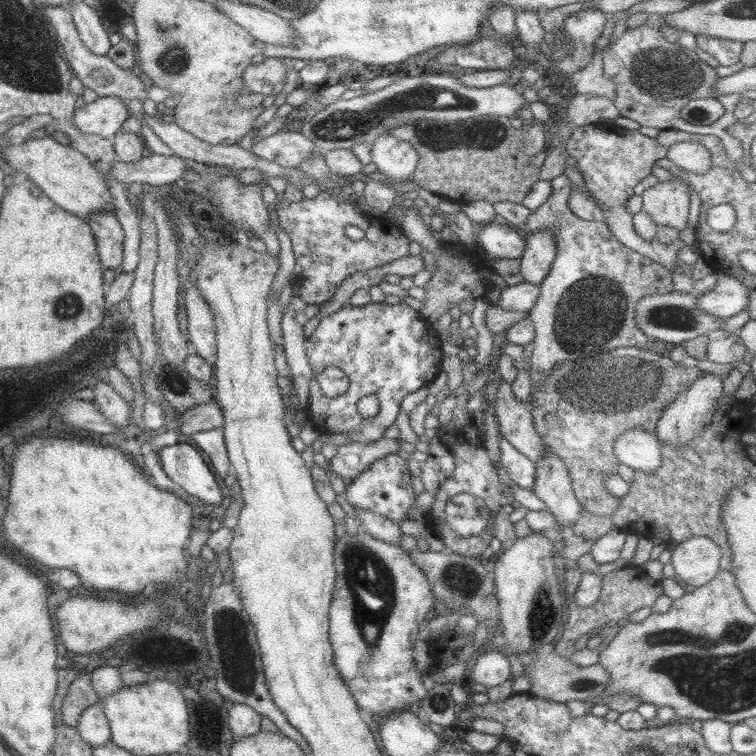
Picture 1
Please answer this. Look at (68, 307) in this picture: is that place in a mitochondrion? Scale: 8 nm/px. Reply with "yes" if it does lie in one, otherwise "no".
yes

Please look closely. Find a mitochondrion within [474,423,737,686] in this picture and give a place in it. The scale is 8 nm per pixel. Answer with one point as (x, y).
(540, 613)

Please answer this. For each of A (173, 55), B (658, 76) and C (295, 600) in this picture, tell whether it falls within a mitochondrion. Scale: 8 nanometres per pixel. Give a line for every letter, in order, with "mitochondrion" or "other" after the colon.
A: mitochondrion
B: mitochondrion
C: other

